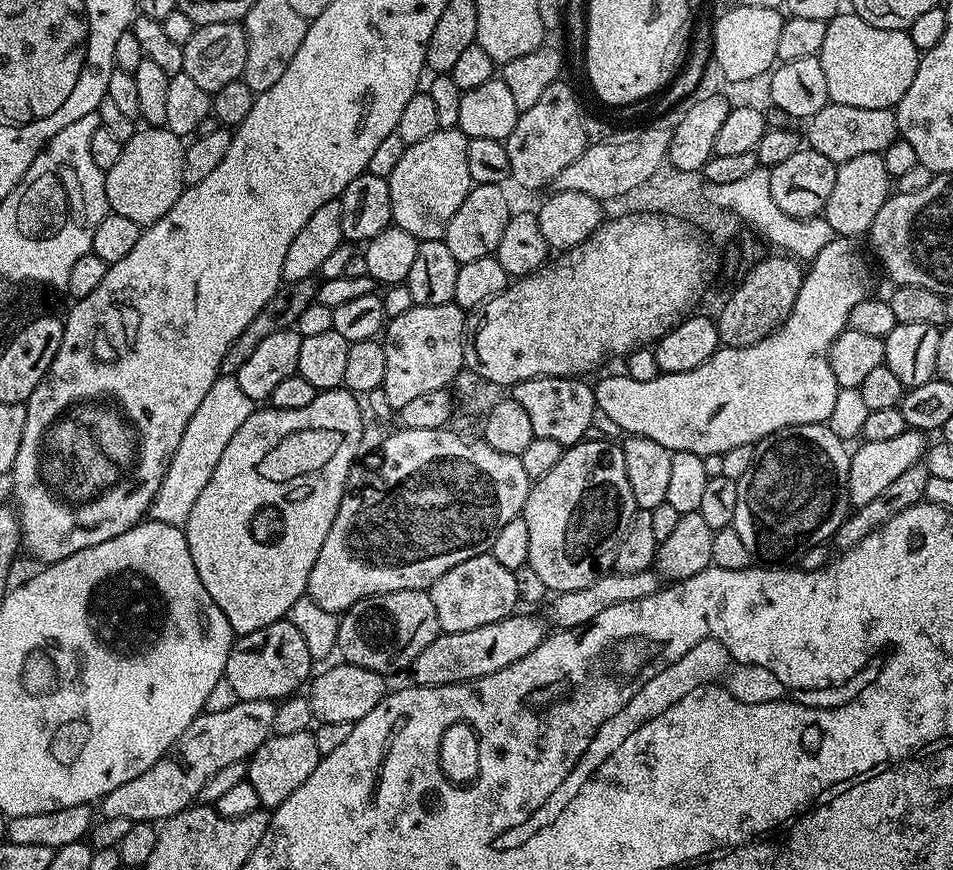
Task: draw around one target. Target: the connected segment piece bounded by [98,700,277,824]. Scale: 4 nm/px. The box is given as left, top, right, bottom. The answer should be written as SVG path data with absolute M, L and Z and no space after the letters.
M241 700L240 703L230 706L230 710L222 710L218 714L204 712L196 716L190 726L177 738L174 743L150 766L150 770L142 770L138 778L130 778L130 782L122 782L115 790L110 790L103 800L99 801L98 812L103 819L126 818L134 824L146 824L149 822L163 822L174 814L178 814L183 808L193 807L194 801L199 797L202 786L218 774L218 770L230 766L230 762L239 760L247 761L248 757L273 735L274 714L277 705L270 700Z

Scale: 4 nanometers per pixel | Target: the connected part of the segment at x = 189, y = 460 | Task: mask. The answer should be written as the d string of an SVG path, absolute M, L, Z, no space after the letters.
M219 375L206 390L206 398L194 410L194 418L186 422L186 430L182 434L182 442L178 442L178 450L174 450L170 466L158 486L158 494L154 494L152 504L148 507L148 516L158 522L183 526L190 518L190 510L194 510L194 502L198 502L198 494L202 494L206 482L210 482L210 474L214 474L214 466L218 466L218 458L222 458L222 450L226 450L230 438L238 431L238 426L250 418L254 411L254 401L246 398L242 386L238 386L235 376Z

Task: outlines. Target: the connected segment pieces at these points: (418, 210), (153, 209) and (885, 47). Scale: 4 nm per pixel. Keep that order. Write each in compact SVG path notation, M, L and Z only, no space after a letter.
M439 128L430 138L407 145L398 166L386 178L390 186L392 224L414 234L416 239L443 240L450 218L458 214L458 206L466 202L466 194L474 186L470 166L466 162L469 138L461 128Z
M144 126L137 130L125 144L122 144L122 154L118 154L118 162L114 162L114 166L110 166L110 170L104 174L109 209L141 226L161 220L174 206L174 202L178 202L186 187L182 174L185 147L185 141L181 137L163 126Z
M855 14L838 15L828 21L826 38L822 42L822 50L819 55L822 74L826 74L828 99L831 103L842 106L895 109L902 94L906 94L906 90L910 90L910 82L914 82L914 74L918 74L921 55L922 53L916 49L907 31L886 30L878 26L870 26L870 22L866 22Z

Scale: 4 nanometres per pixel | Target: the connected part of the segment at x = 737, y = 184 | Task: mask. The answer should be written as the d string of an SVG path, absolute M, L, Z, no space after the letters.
M758 166L750 170L750 174L745 174L743 178L734 182L705 183L704 195L716 208L728 214L733 212L737 216L733 216L737 221L745 225L748 223L762 239L769 240L776 247L773 249L801 262L811 262L834 235L830 222L826 222L823 215L812 216L809 220L799 220L784 213L770 195L770 171L767 168Z

